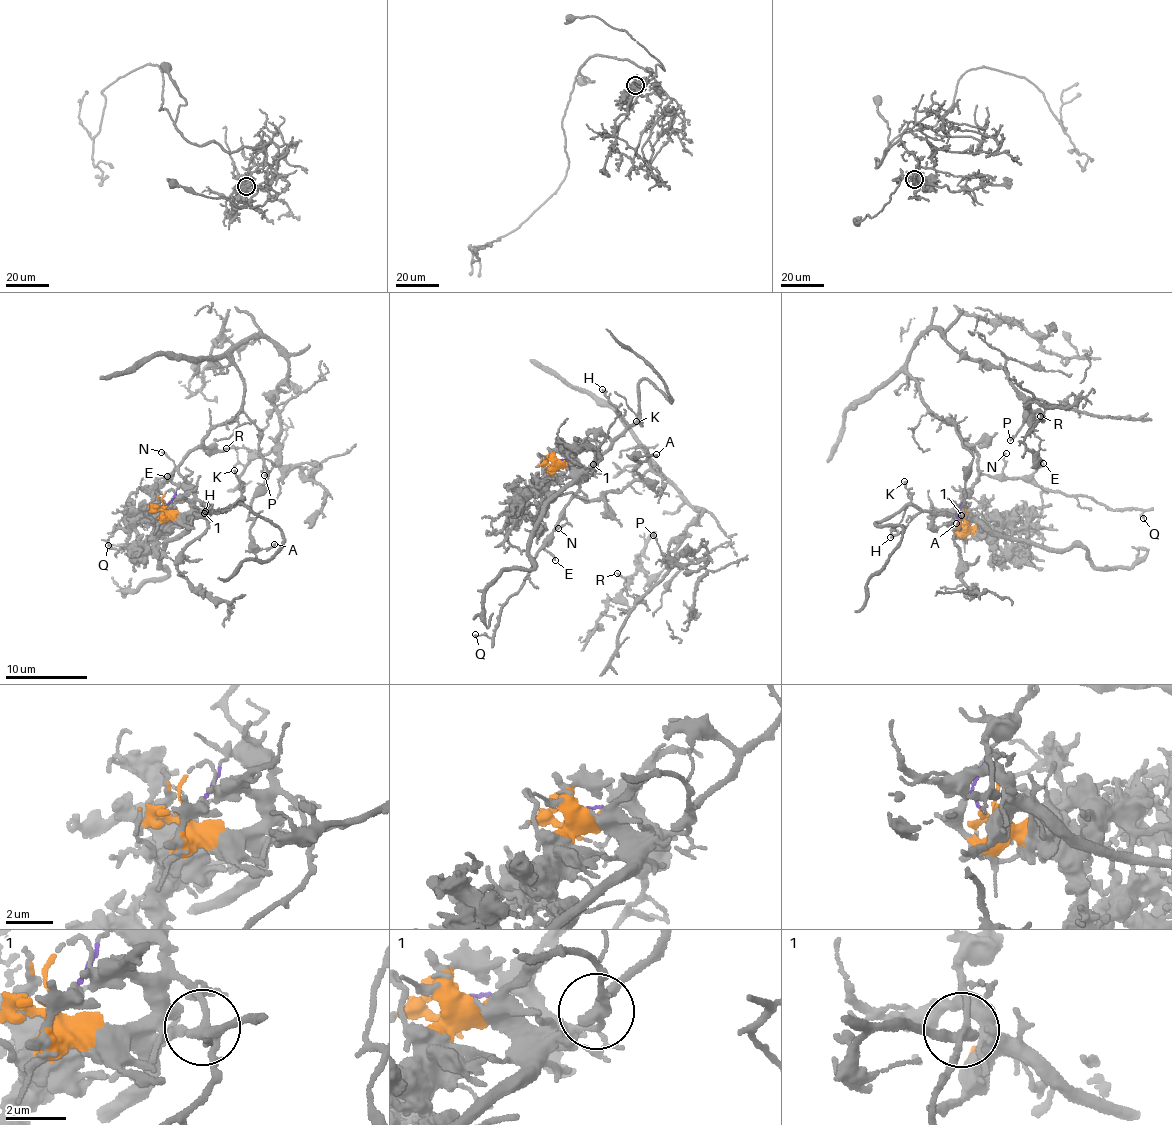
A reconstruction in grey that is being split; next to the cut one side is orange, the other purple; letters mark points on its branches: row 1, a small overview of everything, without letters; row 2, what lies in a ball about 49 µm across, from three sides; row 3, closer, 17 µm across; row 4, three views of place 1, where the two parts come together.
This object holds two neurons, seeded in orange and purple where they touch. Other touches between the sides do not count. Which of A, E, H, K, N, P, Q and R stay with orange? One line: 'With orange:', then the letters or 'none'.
With orange: H, K

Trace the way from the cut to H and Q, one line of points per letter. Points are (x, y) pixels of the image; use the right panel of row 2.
H: (958, 521), (967, 524), (970, 514), (914, 515), (902, 531), (890, 537)
Q: (958, 521), (968, 488), (984, 474), (1032, 479), (1044, 489), (1112, 509), (1138, 508), (1143, 518)

